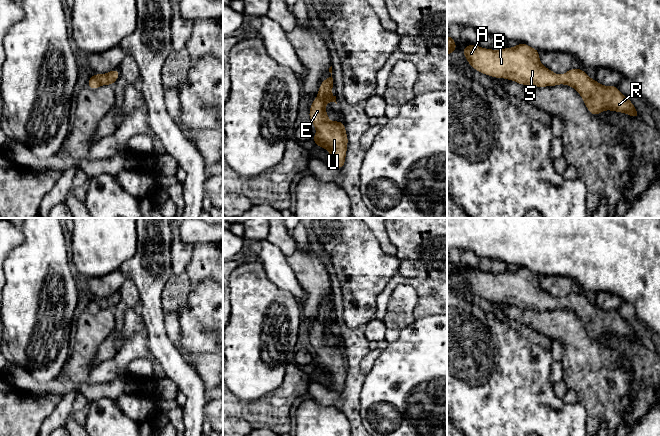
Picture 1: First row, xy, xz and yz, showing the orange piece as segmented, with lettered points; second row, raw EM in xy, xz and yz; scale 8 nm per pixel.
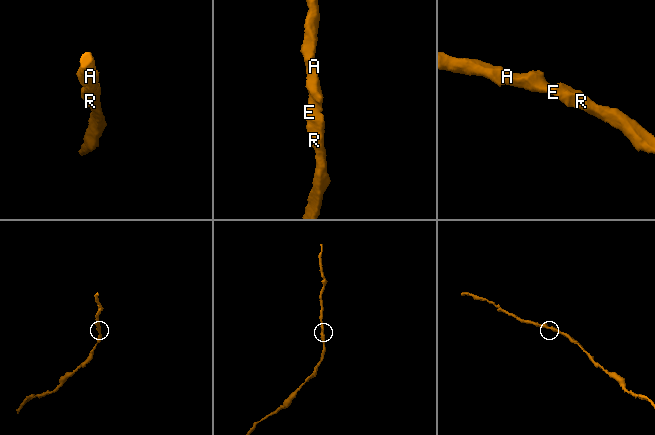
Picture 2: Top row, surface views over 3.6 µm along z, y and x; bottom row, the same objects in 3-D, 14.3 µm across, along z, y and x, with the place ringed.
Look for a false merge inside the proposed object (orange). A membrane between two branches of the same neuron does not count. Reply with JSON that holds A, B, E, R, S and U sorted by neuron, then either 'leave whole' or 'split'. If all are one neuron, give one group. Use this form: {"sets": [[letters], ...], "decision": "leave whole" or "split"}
{"sets": [["A", "B", "E", "R", "S", "U"]], "decision": "leave whole"}

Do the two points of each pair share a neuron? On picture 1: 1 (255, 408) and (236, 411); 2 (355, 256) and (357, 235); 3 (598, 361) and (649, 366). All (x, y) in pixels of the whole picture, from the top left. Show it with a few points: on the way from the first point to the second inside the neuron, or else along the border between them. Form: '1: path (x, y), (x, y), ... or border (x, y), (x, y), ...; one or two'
1: path (250, 410), (241, 410); one
2: path (355, 251), (355, 240); one
3: border (613, 349), (622, 355), (631, 366), (631, 388); two

